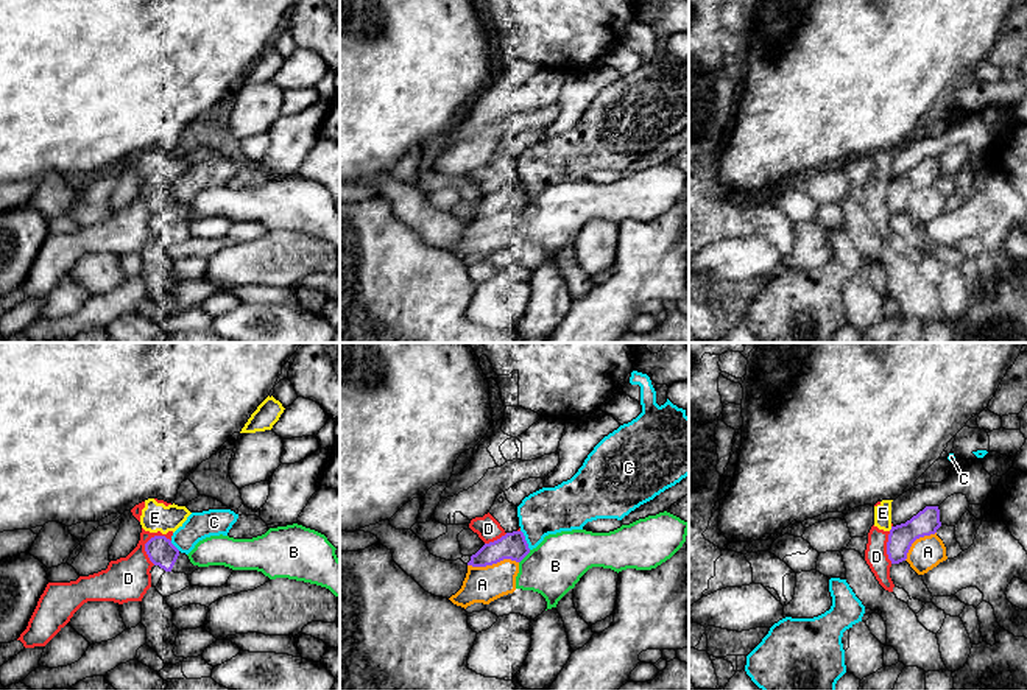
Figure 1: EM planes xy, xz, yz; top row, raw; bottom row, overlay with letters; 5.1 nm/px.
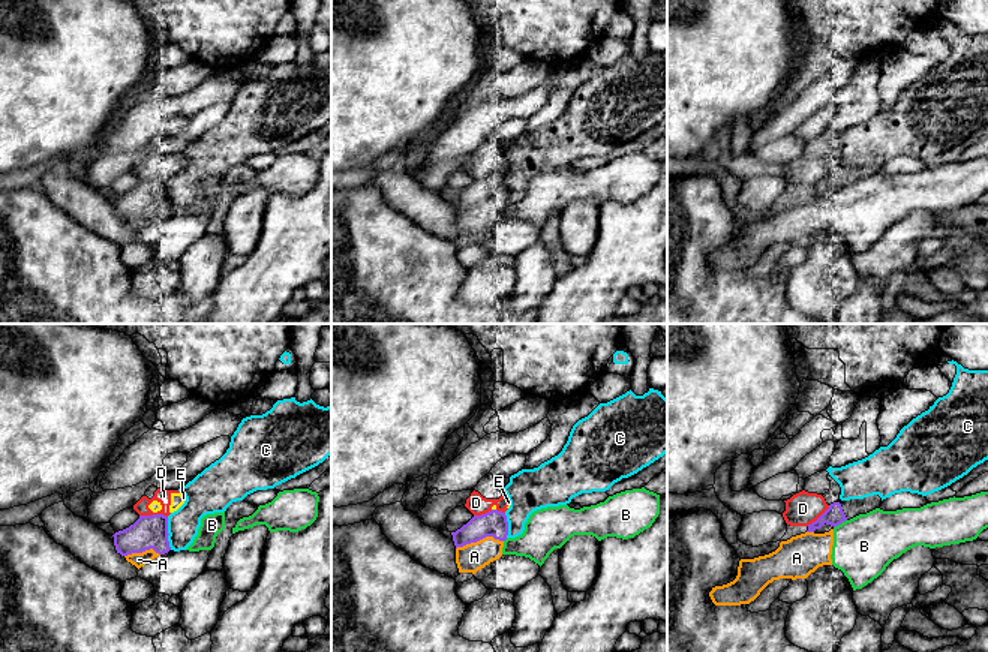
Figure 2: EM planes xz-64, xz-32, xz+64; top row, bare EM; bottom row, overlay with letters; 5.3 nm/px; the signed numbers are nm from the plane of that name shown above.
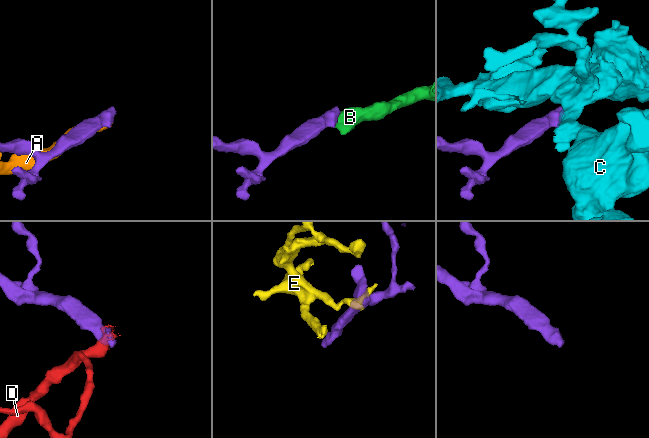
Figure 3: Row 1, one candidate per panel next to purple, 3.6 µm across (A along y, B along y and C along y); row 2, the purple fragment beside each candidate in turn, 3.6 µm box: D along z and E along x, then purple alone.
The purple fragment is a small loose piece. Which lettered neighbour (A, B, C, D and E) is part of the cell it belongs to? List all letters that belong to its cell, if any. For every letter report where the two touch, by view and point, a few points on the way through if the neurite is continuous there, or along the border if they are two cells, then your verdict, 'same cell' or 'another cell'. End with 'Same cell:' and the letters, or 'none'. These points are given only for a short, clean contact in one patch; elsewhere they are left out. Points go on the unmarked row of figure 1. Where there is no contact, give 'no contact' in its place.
A: contact xz (493, 214); another cell
B: contact xz (525, 206); another cell
C: contact xz (524, 190); another cell
D: contact xy (145, 197); another cell
E: contact yz (892, 179); another cell
Same cell: none

